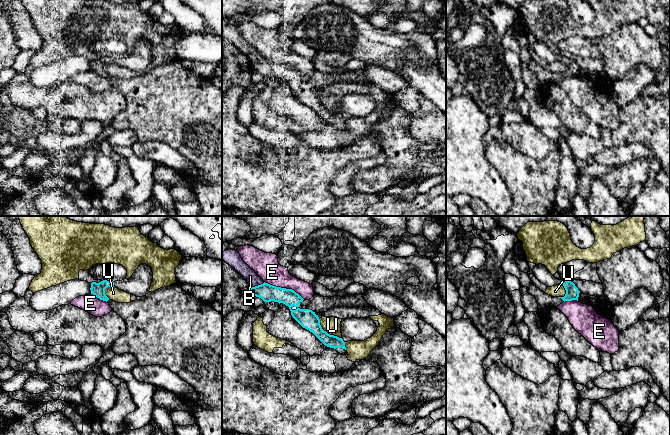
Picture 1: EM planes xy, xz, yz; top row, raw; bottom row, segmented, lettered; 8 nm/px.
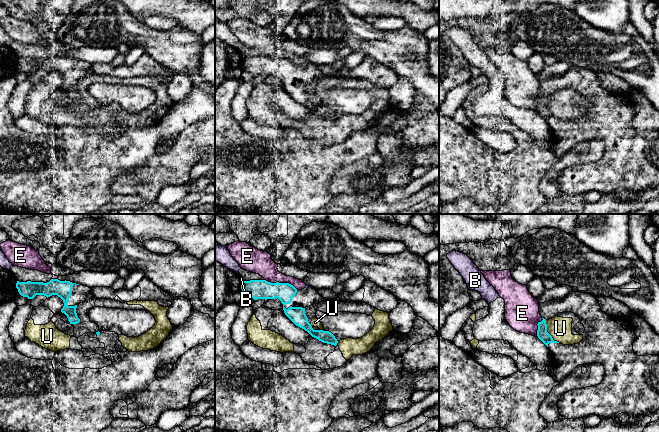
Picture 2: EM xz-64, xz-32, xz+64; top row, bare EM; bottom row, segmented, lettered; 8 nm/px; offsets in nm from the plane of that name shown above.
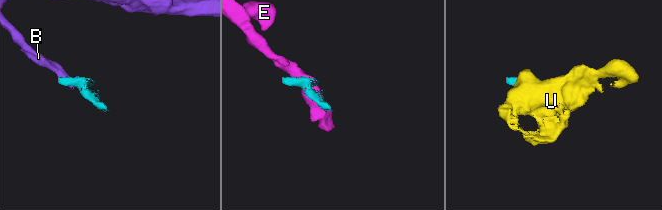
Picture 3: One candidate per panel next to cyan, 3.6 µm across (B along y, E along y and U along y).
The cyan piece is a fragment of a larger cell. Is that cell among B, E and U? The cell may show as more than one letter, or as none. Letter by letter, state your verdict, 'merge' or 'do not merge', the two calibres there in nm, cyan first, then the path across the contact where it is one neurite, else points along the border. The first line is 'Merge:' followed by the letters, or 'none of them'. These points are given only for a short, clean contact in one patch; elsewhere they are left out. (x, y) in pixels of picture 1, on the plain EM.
Merge: none of them
B: do not merge; 140 nm thick on the cyan side, 100 nm on the other
E: do not merge; 140 nm thick on the cyan side, 200 nm on the other
U: do not merge; 150 nm thick on the cyan side, 140 nm on the other; border along xz (319, 95), (319, 100), (324, 106), (341, 114)

